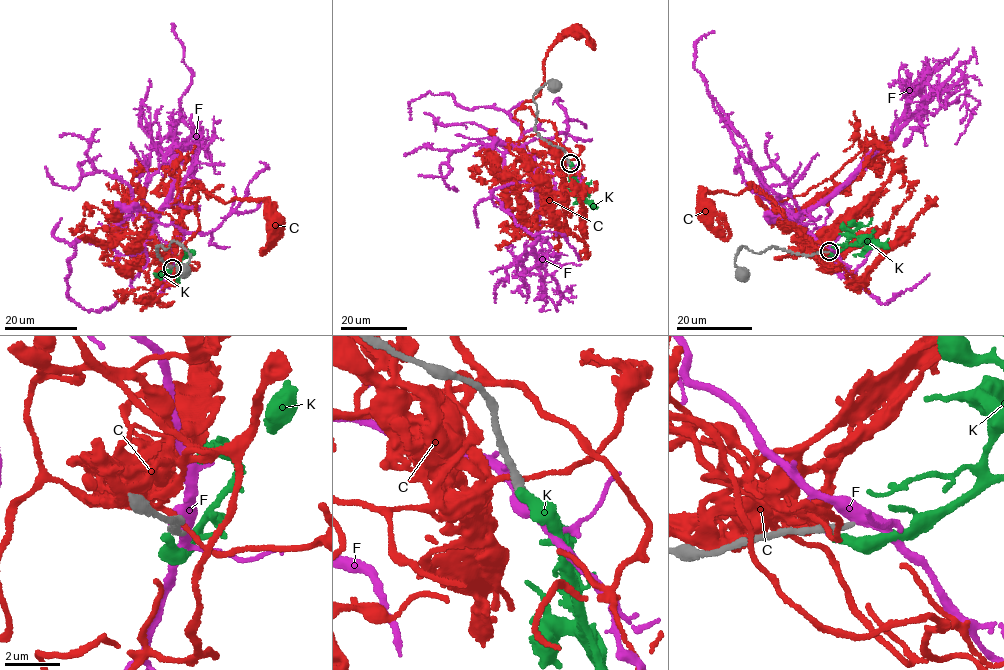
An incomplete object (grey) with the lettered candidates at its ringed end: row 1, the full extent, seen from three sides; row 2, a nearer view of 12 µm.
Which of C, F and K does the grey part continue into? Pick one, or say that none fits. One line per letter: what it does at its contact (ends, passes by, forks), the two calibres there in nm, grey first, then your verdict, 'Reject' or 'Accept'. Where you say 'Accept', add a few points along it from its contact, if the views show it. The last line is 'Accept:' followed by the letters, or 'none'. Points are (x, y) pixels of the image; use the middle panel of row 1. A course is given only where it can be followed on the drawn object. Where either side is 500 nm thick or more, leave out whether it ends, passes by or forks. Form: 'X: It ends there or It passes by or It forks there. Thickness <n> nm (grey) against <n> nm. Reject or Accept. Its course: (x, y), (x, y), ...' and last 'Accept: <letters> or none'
C: It passes by. Thickness 400 nm (grey) against 170 nm. Reject
F: Thickness 300 nm (grey) against 500 nm. Reject
K: It ends there. Thickness 360 nm (grey) against 440 nm. Reject
Accept: none

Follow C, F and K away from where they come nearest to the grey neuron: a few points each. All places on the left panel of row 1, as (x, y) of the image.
C: (171, 267), (170, 261), (180, 254), (199, 227), (198, 189), (225, 203), (237, 197), (261, 201), (275, 227)
F: (172, 268), (154, 219), (171, 185), (168, 168), (176, 157), (170, 160), (179, 153), (163, 195)
K: (170, 268), (171, 272), (173, 269), (167, 275), (153, 274)

